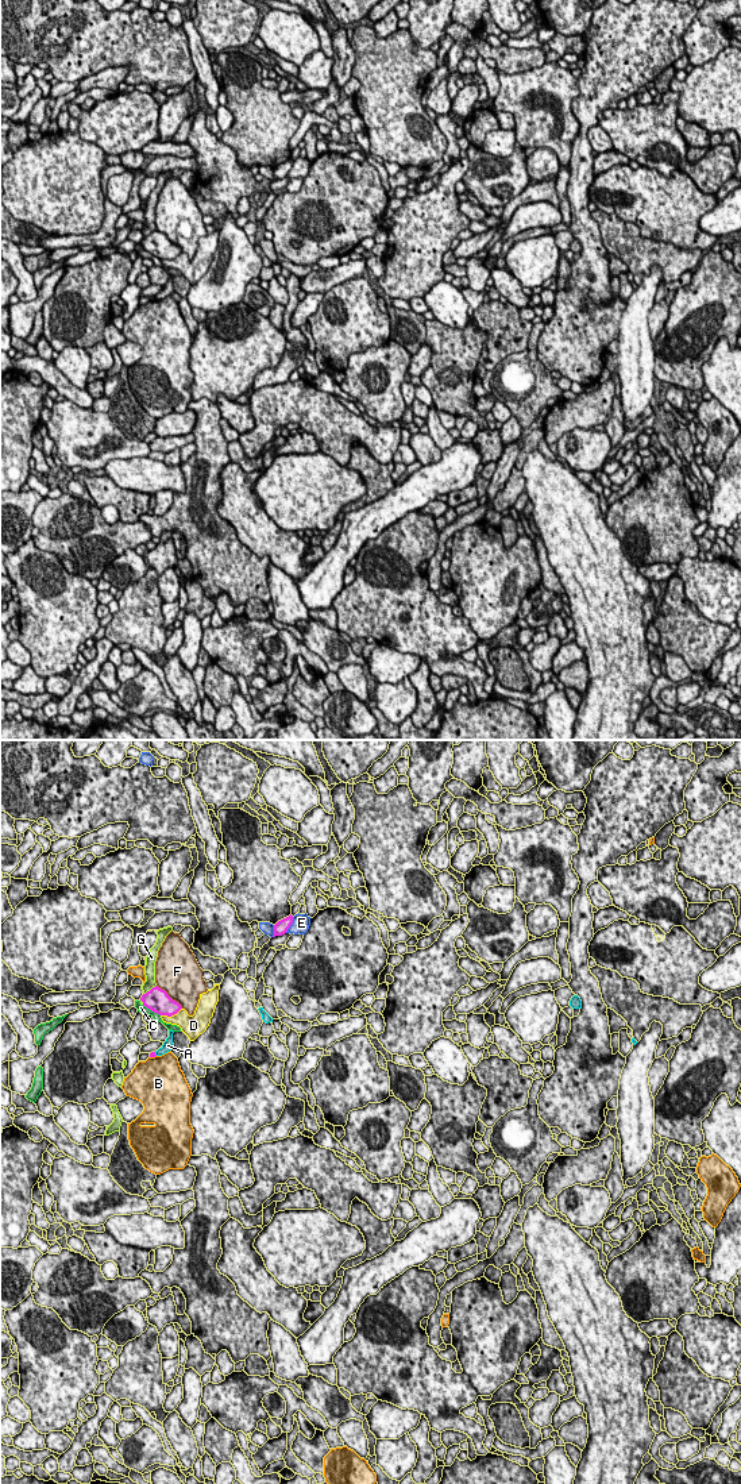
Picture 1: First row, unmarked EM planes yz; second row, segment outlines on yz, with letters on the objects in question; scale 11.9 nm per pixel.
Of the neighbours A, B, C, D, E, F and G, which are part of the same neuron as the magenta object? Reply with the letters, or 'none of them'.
none of them

